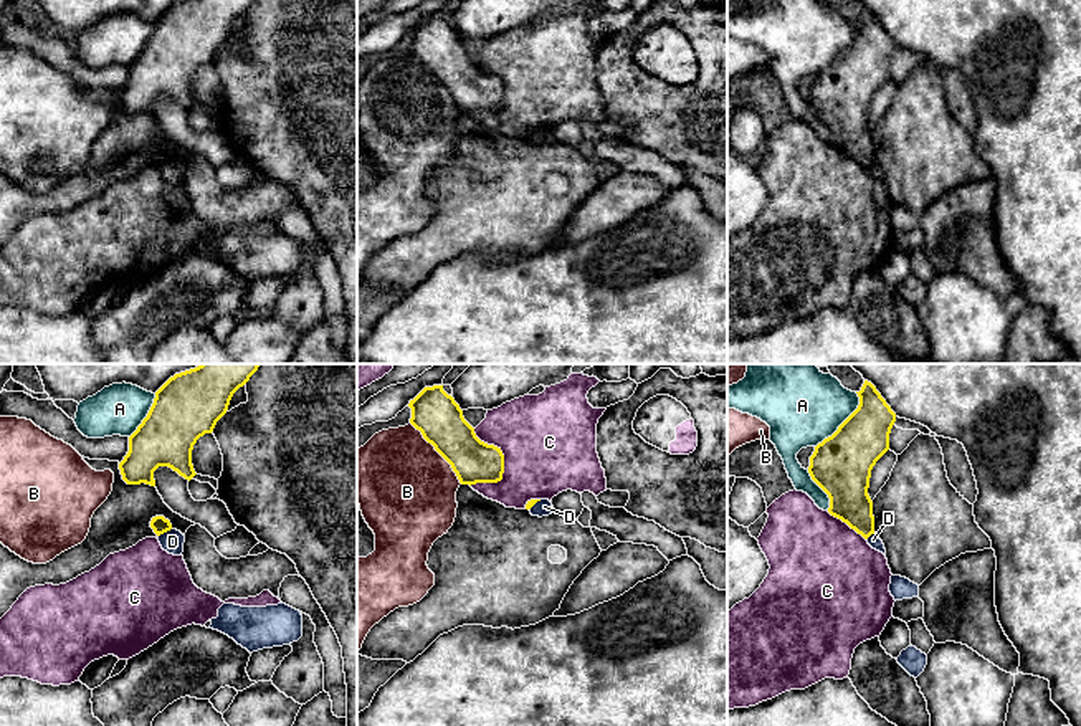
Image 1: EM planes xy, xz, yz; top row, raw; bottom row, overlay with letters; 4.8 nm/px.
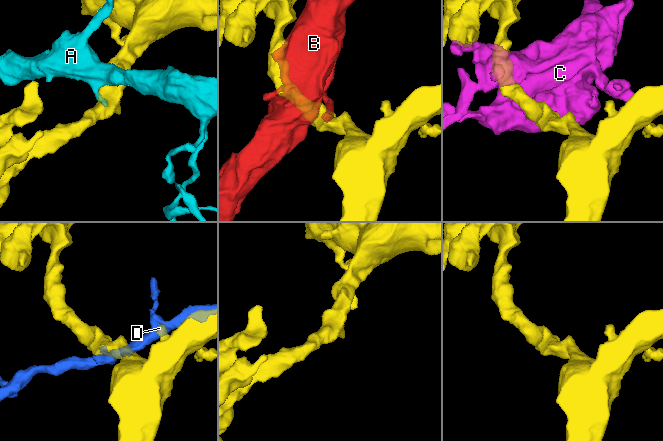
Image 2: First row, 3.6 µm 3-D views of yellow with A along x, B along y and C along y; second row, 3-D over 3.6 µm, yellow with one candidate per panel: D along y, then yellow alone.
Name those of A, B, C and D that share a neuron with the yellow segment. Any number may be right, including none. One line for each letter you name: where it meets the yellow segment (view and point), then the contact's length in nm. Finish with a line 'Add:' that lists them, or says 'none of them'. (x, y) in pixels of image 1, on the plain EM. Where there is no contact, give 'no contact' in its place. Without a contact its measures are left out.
Add: none of them

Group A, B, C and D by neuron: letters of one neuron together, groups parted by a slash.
A / B / C / D

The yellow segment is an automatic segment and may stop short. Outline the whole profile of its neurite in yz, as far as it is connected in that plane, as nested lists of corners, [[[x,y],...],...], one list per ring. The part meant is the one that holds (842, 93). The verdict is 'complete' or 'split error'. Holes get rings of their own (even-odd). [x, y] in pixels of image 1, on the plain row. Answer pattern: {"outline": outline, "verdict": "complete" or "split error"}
{"outline": [[[864,10],[858,38],[838,60],[815,76],[808,103],[828,124],[828,142],[868,169],[874,164],[873,131],[868,124],[871,99],[889,79],[896,43]]], "verdict": "complete"}

